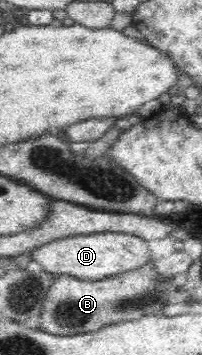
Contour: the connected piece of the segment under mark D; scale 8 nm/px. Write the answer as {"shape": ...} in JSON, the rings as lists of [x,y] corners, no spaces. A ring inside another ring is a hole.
{"shape":[[[95,233],[91,236],[75,236],[51,242],[31,253],[44,270],[54,275],[69,275],[83,281],[101,281],[119,273],[132,272],[143,268],[151,260],[151,251],[145,239],[134,234]]]}

